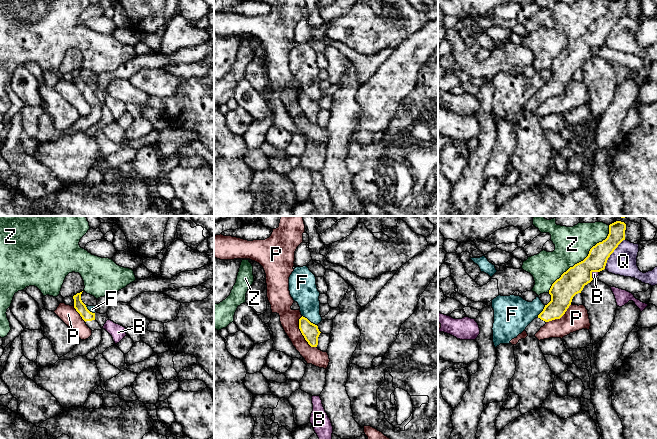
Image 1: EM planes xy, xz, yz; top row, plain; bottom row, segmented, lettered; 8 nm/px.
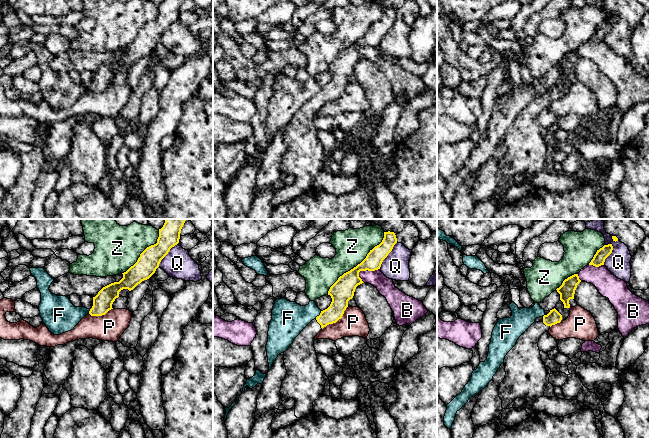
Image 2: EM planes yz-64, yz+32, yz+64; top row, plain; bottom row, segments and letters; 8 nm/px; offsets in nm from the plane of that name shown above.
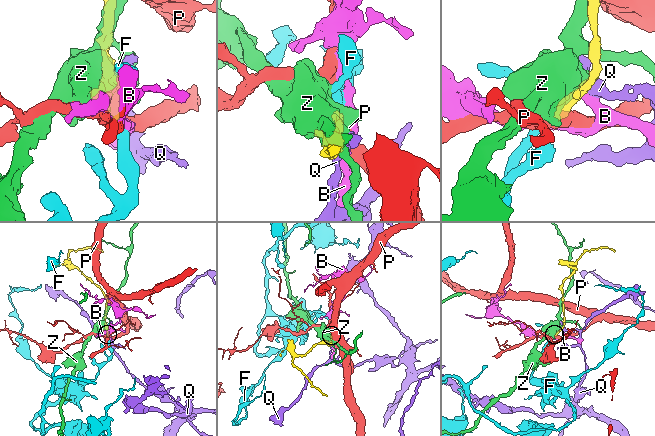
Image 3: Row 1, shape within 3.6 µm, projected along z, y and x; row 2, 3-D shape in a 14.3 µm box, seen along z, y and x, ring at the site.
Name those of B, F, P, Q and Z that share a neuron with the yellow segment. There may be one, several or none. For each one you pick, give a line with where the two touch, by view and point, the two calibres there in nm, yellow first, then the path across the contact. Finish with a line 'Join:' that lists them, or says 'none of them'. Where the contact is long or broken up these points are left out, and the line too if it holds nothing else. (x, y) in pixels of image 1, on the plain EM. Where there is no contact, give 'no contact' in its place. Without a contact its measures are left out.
Join: none of them

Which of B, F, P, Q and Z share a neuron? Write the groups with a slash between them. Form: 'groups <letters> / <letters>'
groups B / F / P / Q / Z

